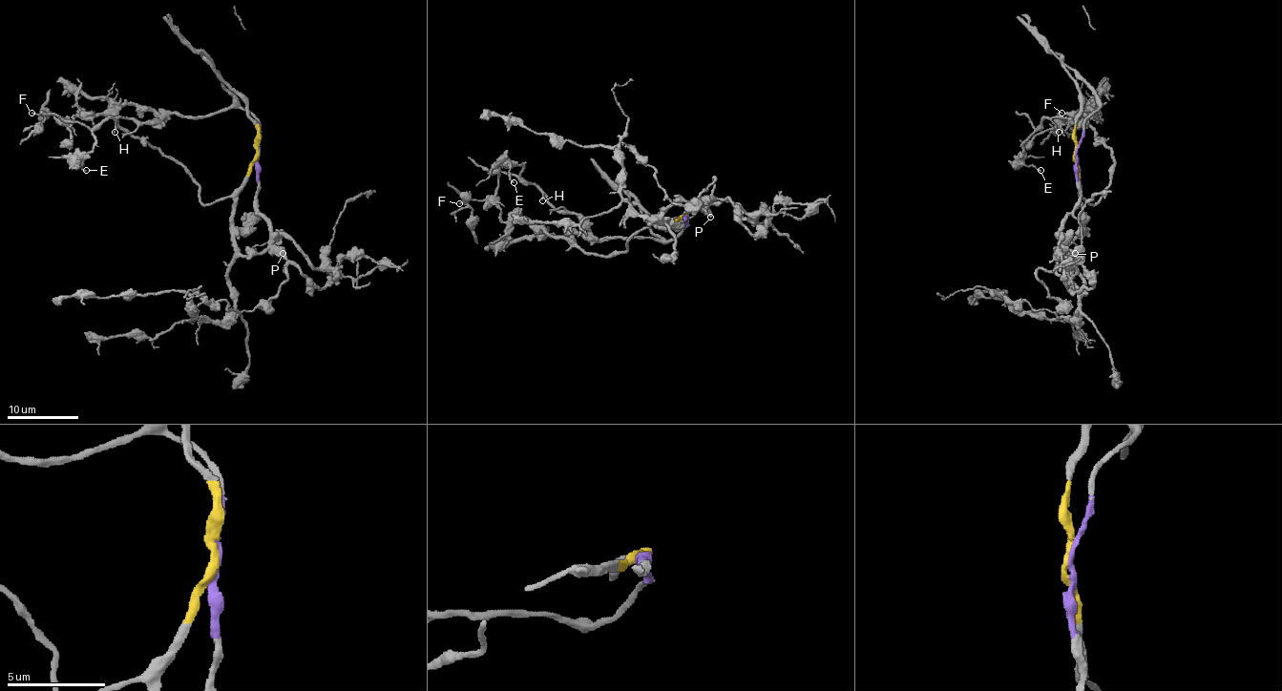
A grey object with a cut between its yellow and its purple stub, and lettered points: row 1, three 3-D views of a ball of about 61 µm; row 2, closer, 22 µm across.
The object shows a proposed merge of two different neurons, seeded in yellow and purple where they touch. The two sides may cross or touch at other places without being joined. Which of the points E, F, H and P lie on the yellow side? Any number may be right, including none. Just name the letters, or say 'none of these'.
F

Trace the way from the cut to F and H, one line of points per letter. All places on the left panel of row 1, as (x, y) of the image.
F: (257, 152), (242, 184), (204, 203), (179, 164), (110, 116), (75, 116), (69, 123), (31, 113)
H: (257, 154), (260, 123), (239, 107), (204, 116), (169, 113), (155, 121), (118, 117), (115, 132)

